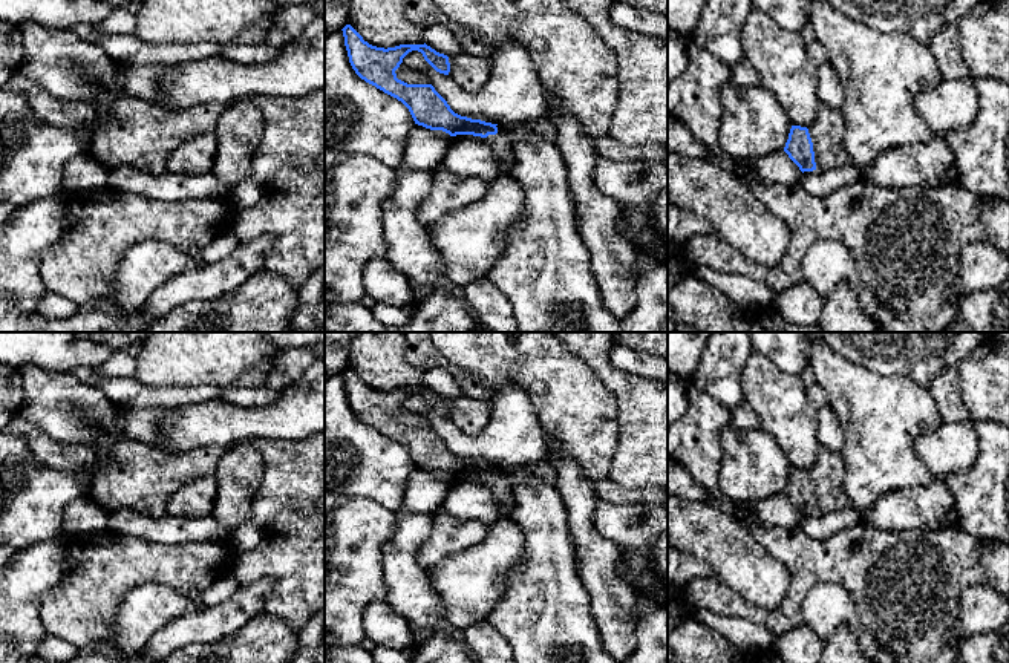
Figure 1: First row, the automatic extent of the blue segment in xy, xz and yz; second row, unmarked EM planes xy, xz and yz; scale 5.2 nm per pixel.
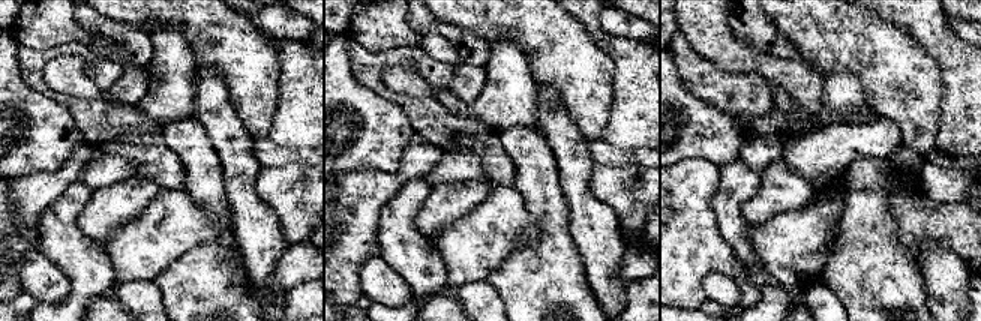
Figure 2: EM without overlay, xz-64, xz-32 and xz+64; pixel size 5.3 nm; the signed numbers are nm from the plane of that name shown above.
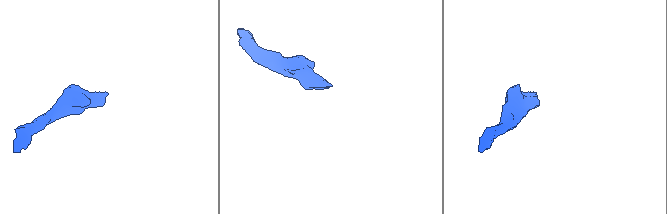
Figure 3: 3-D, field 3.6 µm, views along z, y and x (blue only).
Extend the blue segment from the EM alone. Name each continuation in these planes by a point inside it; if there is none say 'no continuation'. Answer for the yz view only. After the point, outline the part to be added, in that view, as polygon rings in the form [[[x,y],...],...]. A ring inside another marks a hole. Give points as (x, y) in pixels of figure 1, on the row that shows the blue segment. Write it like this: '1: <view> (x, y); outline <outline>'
1: yz (827, 132); outline [[[819,103],[816,119],[808,127],[818,171],[851,164],[844,142],[845,130],[842,110]]]

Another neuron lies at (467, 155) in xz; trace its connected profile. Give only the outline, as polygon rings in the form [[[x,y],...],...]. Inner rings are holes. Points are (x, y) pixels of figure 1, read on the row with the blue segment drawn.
[[[456,135],[435,170],[446,170],[464,176],[476,176],[485,181],[493,181],[501,176],[498,159],[488,145],[488,141],[496,135],[487,138],[473,135]]]

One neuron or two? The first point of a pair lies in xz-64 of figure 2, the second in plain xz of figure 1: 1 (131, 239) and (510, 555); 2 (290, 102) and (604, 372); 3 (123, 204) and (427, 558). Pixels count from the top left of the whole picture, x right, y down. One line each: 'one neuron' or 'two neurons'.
1: one neuron
2: one neuron
3: one neuron

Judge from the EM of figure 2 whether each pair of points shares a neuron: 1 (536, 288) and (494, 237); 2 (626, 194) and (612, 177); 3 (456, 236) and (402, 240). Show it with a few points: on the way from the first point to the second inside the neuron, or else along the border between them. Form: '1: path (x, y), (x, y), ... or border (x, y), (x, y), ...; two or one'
1: border (531, 227), (527, 240), (485, 279); two
2: path (623, 189), (615, 182); one
3: border (429, 239), (441, 257), (446, 270); two

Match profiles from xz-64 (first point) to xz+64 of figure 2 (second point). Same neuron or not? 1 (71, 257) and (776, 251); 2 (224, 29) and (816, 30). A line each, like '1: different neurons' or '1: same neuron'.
1: different neurons
2: same neuron

